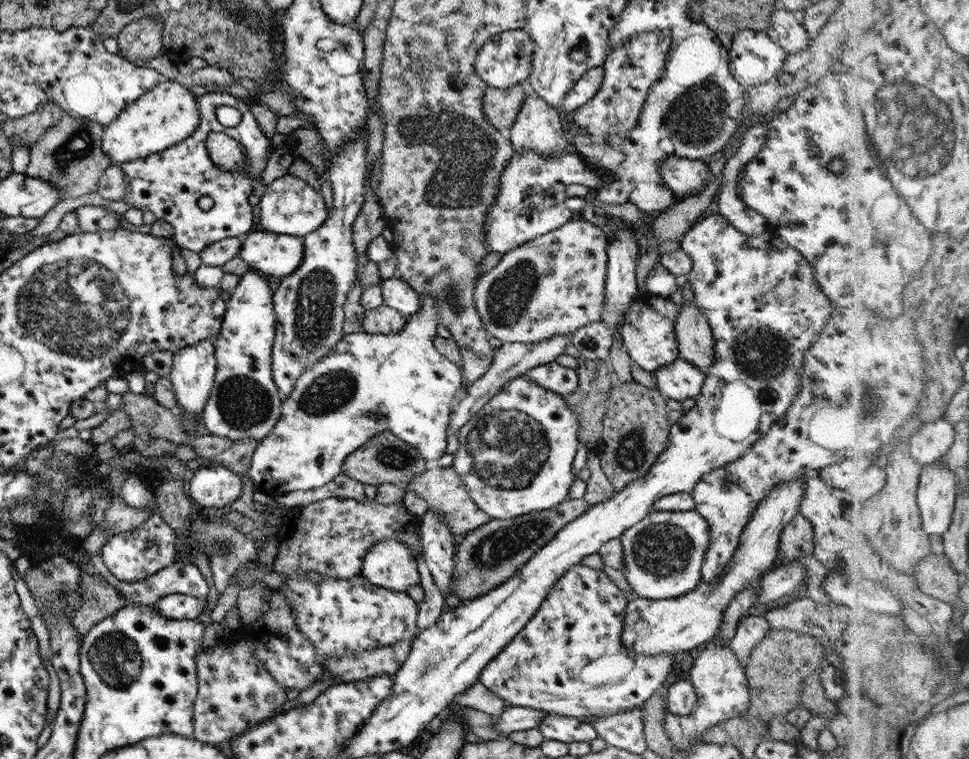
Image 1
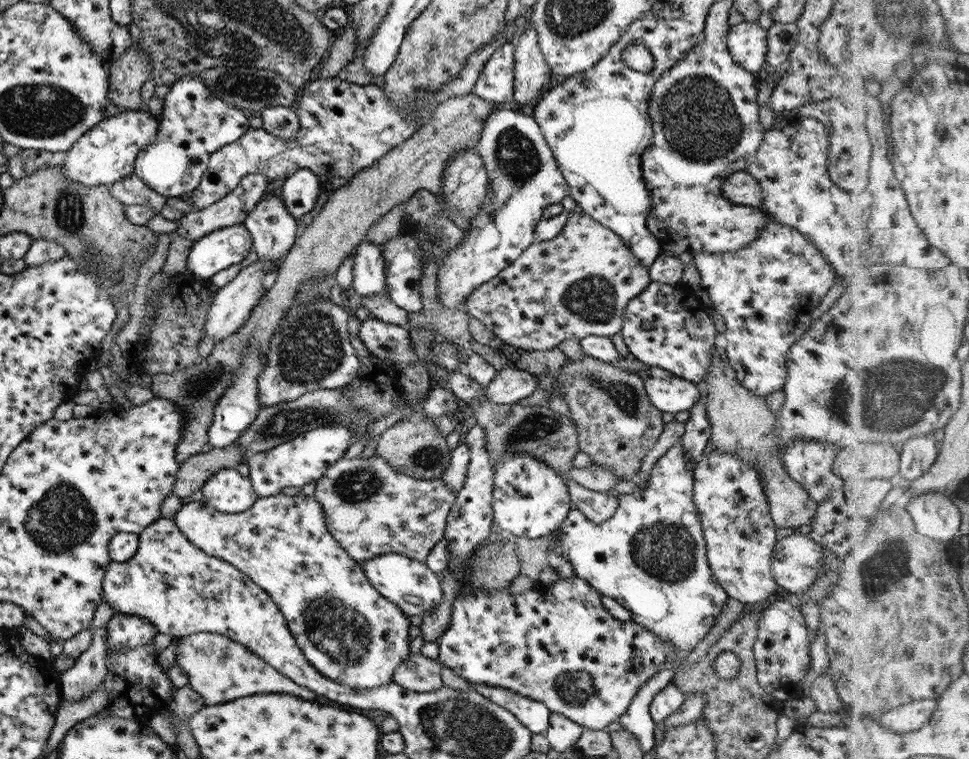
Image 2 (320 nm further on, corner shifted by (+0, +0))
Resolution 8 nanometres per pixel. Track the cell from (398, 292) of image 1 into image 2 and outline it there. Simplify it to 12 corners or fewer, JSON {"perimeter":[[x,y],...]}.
{"perimeter":[[361,241],[352,256],[352,287],[362,296],[386,292],[378,246]]}

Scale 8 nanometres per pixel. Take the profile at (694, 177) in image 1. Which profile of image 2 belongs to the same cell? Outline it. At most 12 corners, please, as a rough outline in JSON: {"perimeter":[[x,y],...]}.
{"perimeter":[[744,171],[719,182],[733,204],[757,208],[763,200],[760,184]]}

